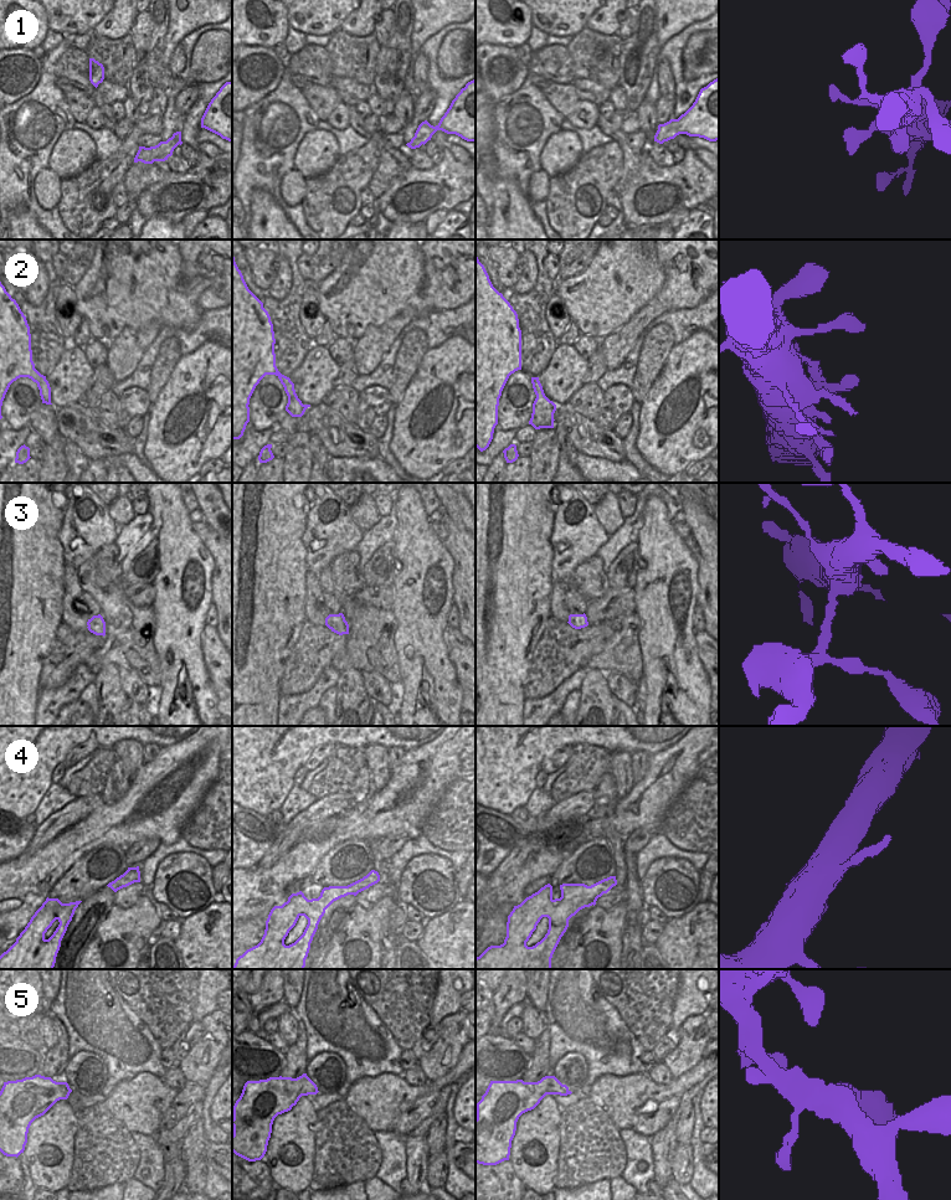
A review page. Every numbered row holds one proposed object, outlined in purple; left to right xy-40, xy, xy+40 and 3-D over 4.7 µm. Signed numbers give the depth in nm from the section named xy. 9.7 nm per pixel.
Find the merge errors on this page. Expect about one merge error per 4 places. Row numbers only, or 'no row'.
3.

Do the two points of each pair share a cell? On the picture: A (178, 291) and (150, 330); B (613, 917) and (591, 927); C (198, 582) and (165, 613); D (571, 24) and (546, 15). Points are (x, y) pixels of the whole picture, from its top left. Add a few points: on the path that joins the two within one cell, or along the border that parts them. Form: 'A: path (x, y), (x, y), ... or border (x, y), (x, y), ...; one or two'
A: border (163, 326), (152, 320), (142, 328), (128, 328); two
B: path (608, 922), (603, 927), (596, 927); one
C: path (199, 596), (201, 600), (195, 609), (179, 611); one
D: path (565, 17), (563, 15), (553, 15); one

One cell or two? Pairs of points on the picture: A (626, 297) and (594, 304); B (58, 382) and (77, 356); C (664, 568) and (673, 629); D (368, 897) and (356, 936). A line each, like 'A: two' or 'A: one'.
A: one
B: one
C: one
D: two

